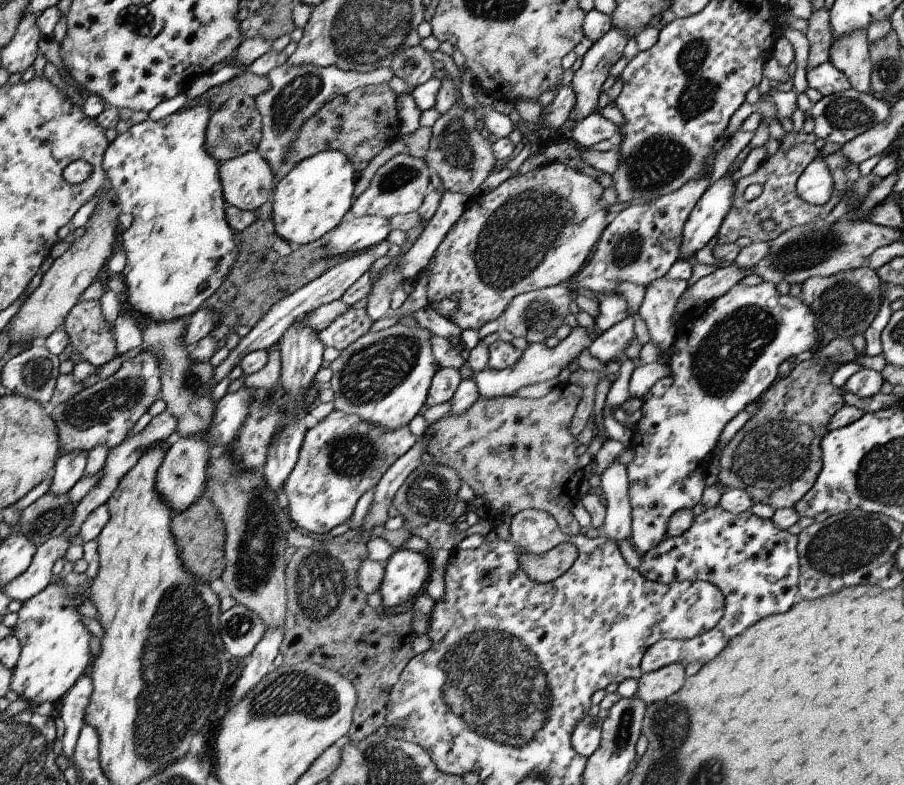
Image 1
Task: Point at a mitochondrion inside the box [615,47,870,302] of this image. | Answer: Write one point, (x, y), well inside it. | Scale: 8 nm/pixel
(657, 161)

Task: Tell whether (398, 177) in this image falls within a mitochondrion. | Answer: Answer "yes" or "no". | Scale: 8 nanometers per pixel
yes

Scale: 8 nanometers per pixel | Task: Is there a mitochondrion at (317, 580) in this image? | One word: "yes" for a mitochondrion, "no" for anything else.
yes

